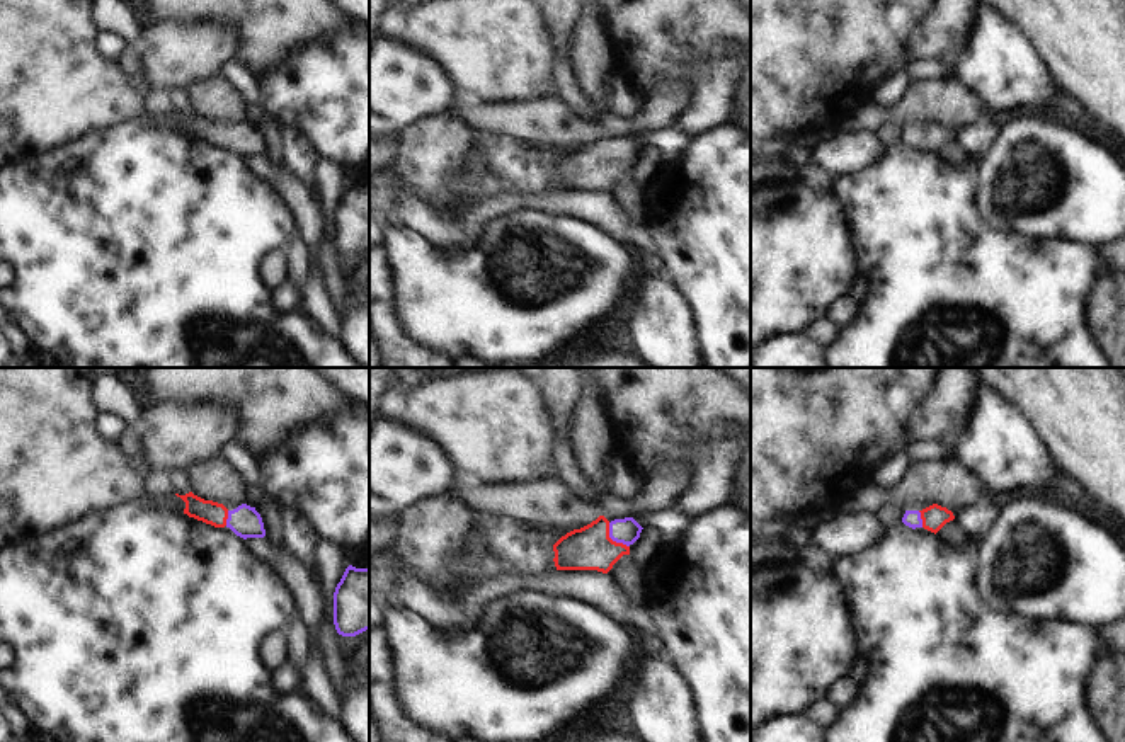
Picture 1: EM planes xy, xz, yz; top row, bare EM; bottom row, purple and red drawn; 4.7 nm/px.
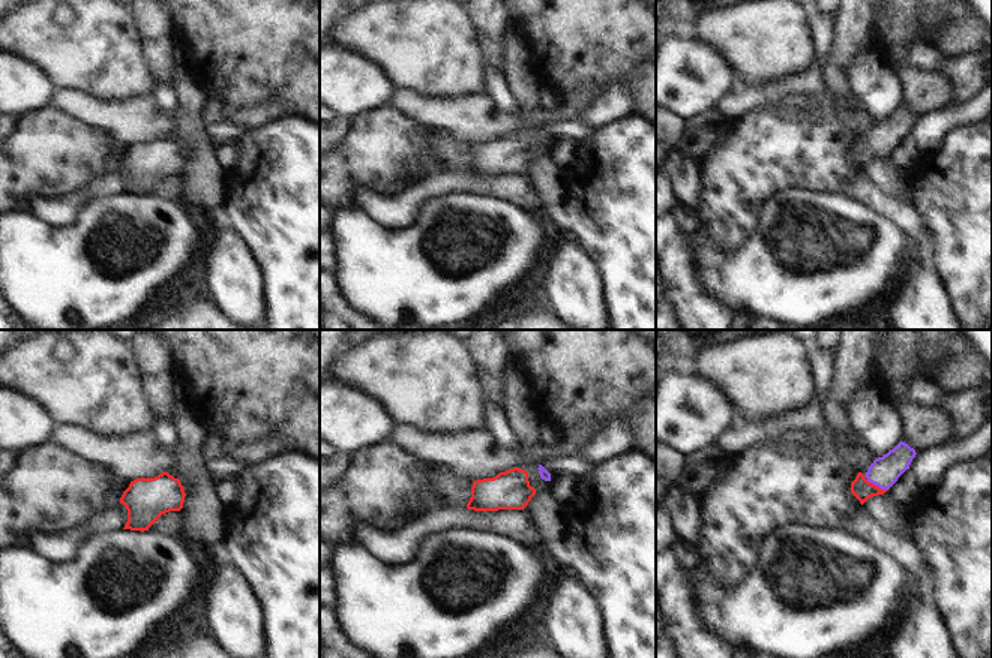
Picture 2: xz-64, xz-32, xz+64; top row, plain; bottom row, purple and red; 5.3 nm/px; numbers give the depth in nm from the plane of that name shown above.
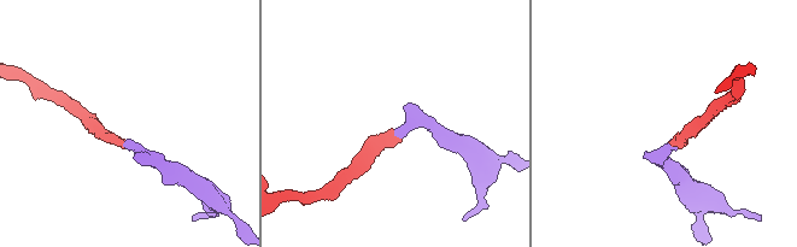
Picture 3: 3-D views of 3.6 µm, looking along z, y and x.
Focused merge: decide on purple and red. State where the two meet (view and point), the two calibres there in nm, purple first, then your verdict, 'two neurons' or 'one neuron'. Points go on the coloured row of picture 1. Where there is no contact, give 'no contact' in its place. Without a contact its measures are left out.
xz (613, 540) | 120/200 nm | one neuron

